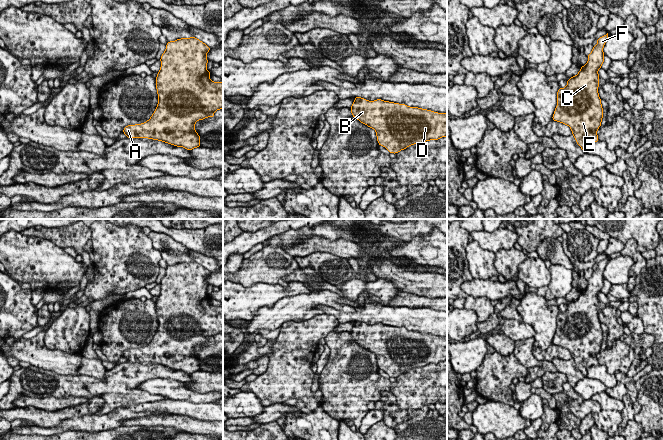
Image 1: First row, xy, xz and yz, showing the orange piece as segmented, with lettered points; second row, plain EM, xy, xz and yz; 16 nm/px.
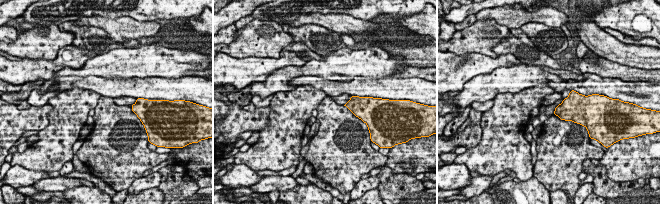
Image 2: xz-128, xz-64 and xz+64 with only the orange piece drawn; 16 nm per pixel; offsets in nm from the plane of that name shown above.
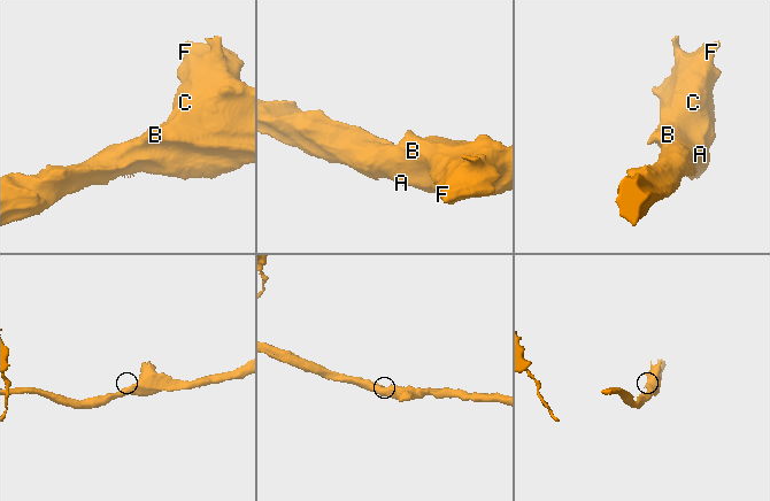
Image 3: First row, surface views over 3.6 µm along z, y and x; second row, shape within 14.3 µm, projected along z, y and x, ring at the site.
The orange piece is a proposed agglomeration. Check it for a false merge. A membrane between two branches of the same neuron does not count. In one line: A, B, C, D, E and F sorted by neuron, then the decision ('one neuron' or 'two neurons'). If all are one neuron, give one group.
groups A B C D E F; one neuron

